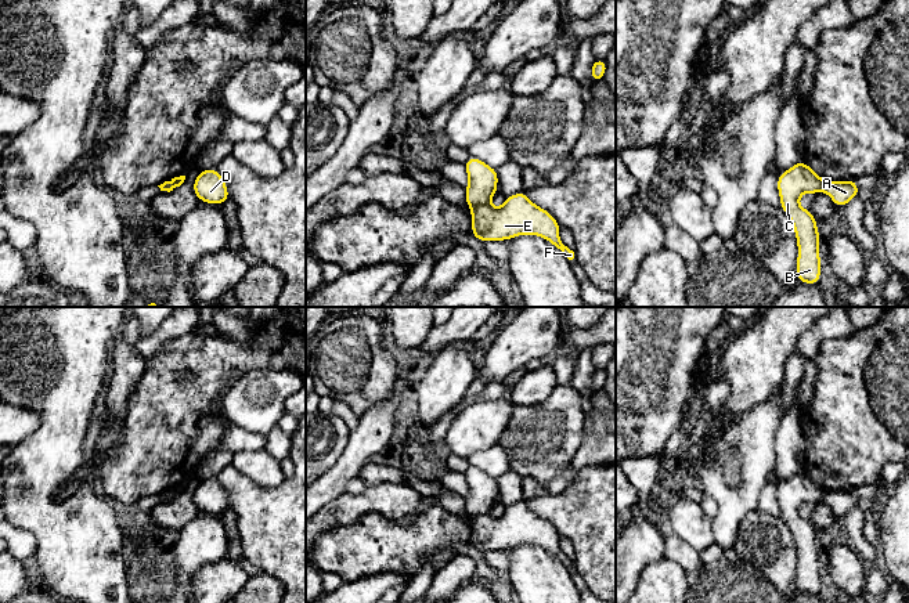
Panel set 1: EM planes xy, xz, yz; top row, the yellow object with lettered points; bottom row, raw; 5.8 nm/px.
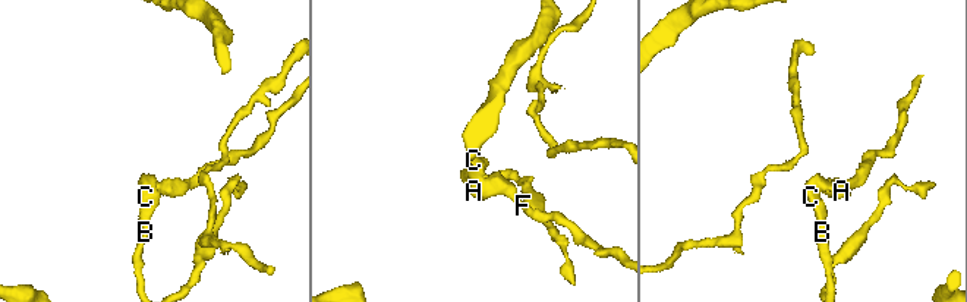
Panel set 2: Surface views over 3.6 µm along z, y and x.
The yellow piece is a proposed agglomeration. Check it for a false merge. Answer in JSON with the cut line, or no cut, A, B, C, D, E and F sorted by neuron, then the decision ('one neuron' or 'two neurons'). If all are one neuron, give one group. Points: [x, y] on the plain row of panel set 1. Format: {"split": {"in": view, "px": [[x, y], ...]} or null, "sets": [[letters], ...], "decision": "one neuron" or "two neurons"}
{"split": {"in": "xz", "px": [[487, 512], [471, 516]]}, "sets": [["A", "D", "E", "F"], ["B", "C"]], "decision": "two neurons"}

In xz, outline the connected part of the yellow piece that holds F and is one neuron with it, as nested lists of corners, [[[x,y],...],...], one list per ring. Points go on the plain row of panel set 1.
[[[524,501],[506,506],[501,517],[470,516],[472,545],[481,550],[506,550],[523,544],[538,545],[551,552],[569,570],[574,568],[559,548],[558,530],[545,519],[533,513]]]

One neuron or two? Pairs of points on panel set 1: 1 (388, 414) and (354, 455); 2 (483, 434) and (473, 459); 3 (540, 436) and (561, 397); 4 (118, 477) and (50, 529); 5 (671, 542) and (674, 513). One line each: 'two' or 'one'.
1: one
2: two
3: one
4: two
5: two

